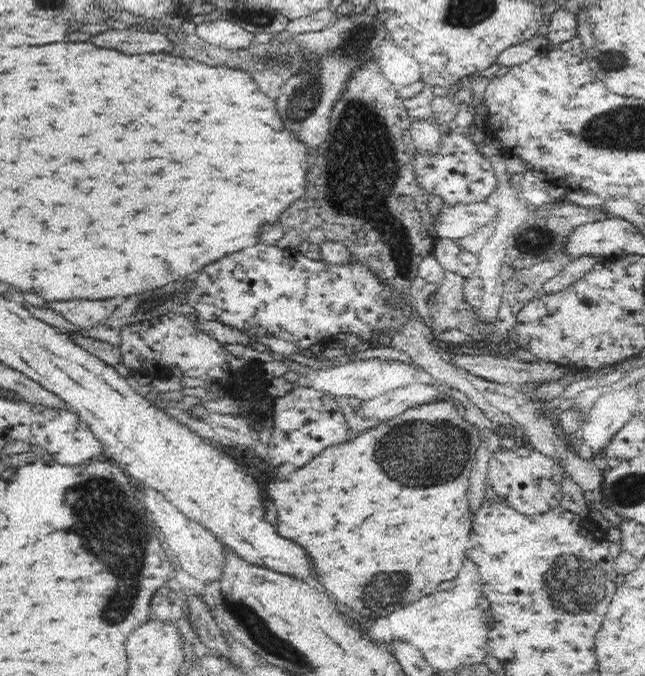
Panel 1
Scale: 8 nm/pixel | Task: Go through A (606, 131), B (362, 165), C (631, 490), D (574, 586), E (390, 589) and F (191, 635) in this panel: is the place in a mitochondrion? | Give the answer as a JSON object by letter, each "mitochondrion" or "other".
{"A":"mitochondrion","B":"mitochondrion","C":"mitochondrion","D":"mitochondrion","E":"mitochondrion","F":"other"}

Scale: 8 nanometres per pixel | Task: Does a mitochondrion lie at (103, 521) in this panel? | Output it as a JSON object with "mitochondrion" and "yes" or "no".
{"mitochondrion":"yes"}

